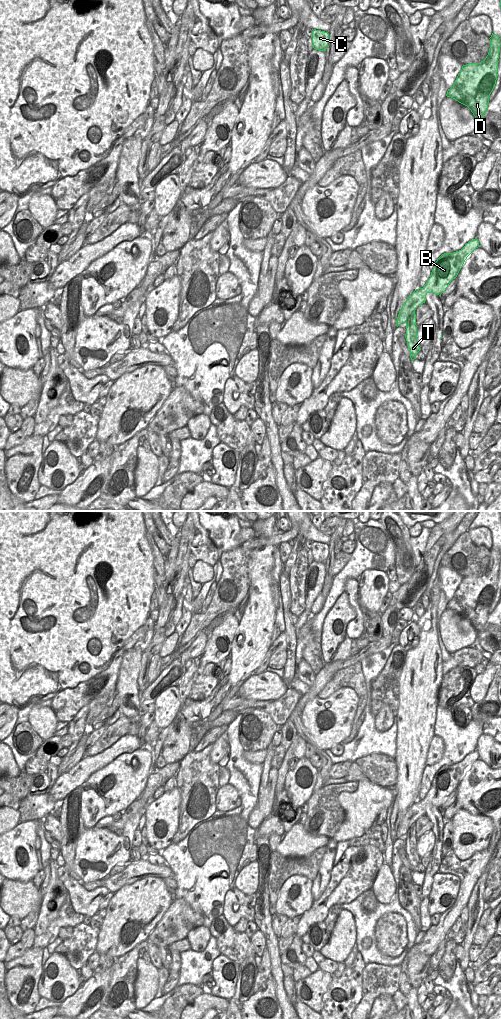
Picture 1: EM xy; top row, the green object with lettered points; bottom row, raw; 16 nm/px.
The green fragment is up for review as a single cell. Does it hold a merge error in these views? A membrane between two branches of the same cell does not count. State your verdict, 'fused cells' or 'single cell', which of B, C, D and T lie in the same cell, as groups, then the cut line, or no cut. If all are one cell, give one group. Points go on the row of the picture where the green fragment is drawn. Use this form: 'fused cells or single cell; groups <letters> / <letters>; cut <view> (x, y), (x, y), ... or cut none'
fused cells; groups B C / D T; cut xy (414, 309), (405, 322)

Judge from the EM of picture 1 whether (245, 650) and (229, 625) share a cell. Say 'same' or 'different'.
different

